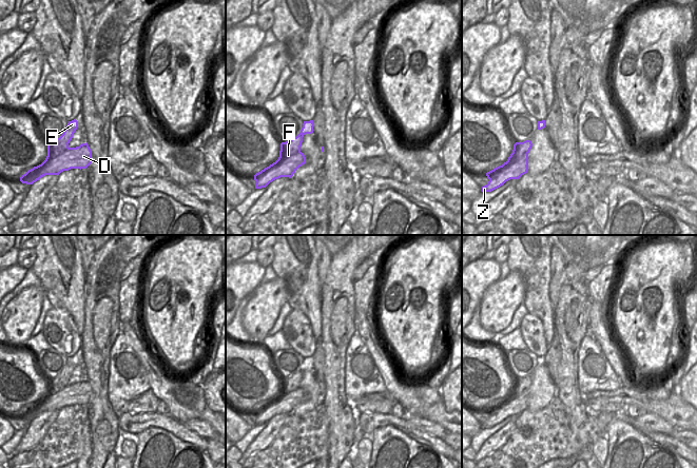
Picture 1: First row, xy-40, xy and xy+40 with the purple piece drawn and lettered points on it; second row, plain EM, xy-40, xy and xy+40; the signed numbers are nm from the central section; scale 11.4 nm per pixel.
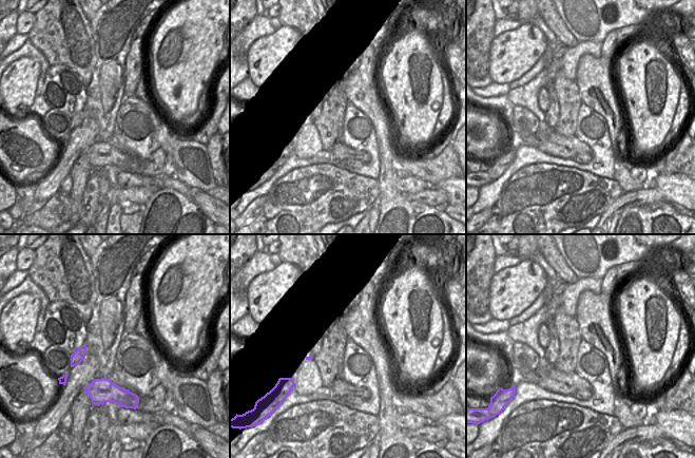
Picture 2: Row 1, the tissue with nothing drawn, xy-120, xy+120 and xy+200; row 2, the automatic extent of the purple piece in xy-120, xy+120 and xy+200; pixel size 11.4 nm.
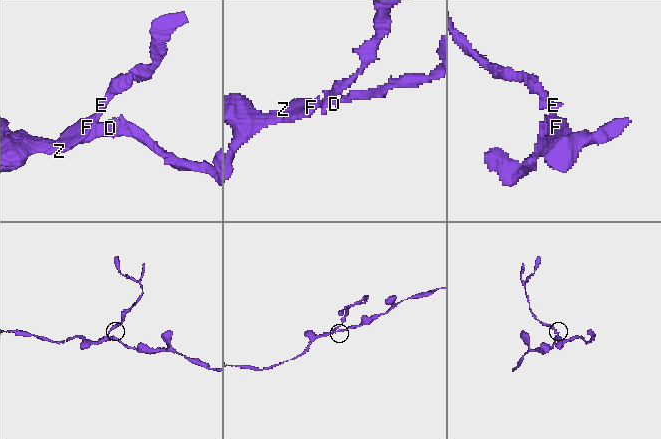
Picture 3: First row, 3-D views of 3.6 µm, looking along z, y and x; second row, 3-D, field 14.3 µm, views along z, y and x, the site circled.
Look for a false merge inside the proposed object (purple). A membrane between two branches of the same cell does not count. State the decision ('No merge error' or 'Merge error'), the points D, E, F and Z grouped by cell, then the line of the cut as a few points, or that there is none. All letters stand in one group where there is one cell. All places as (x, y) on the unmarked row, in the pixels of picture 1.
Merge error. Groups: D F Z / E. Split along xy-40 (56, 376), (56, 382), (61, 390)

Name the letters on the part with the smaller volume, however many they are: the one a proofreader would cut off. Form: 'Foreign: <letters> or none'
Foreign: E

